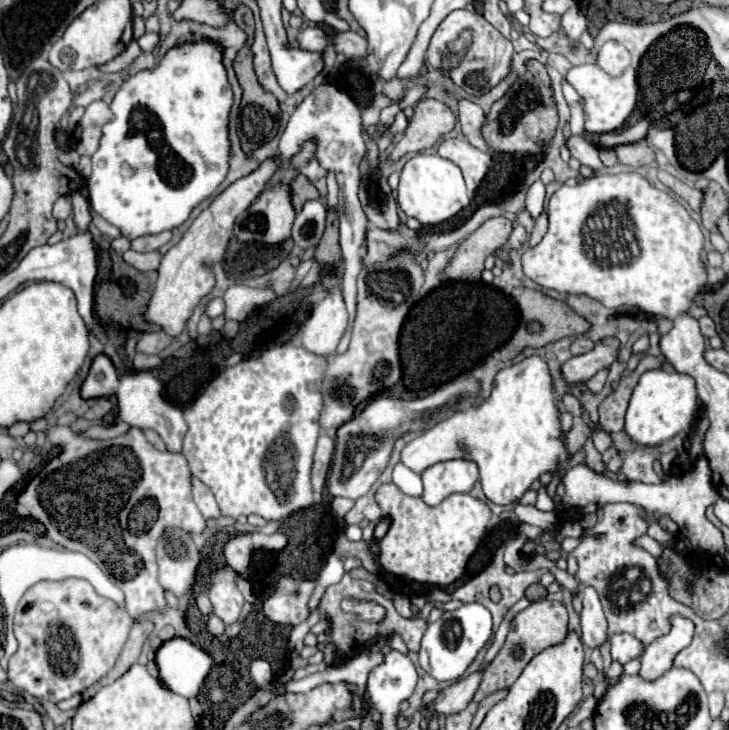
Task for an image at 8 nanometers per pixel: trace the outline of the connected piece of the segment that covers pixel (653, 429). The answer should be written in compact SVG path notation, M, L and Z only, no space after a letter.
M649 370L645 372L629 400L629 408L625 414L625 432L633 444L657 448L659 444L671 440L681 430L685 430L695 416L697 410L697 392L695 380L691 376L667 370Z

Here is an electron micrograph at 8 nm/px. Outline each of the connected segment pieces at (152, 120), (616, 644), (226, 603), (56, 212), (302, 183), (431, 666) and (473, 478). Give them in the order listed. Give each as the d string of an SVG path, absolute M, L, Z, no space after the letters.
M211 40L171 48L157 68L143 70L129 78L115 94L111 102L115 120L103 126L101 146L91 158L93 172L87 180L87 188L93 210L117 226L125 238L133 240L181 226L191 210L209 198L223 182L229 170L227 116L233 94L221 52L221 46Z
M613 634L609 638L611 642L611 656L613 660L627 664L633 658L639 658L643 654L643 644L631 636L631 634Z
M235 570L233 572L225 572L225 584L223 590L209 590L209 600L211 600L211 614L219 616L227 626L237 622L239 612L243 608L243 596L237 590L235 584Z
M61 196L53 206L53 216L57 220L65 220L71 214L71 196Z
M297 174L297 176L291 180L289 188L291 188L291 204L293 204L295 212L299 212L307 200L319 198L317 188L315 188L303 174Z
M479 602L463 604L453 612L443 612L441 618L429 622L425 630L425 636L421 640L421 650L419 650L419 666L439 682L453 682L463 676L463 672L479 654L479 650L489 642L491 634L493 634L491 614Z
M469 460L439 462L423 472L423 502L429 506L441 504L449 494L471 492L479 480L477 464Z

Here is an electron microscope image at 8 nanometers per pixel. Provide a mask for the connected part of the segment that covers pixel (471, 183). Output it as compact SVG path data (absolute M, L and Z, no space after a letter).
M447 138L439 144L439 150L437 150L439 156L455 162L461 172L463 172L463 178L467 182L467 190L473 194L475 188L479 186L479 182L485 178L485 174L489 172L493 160L489 154L477 150L475 146L471 146L467 140L463 138Z

